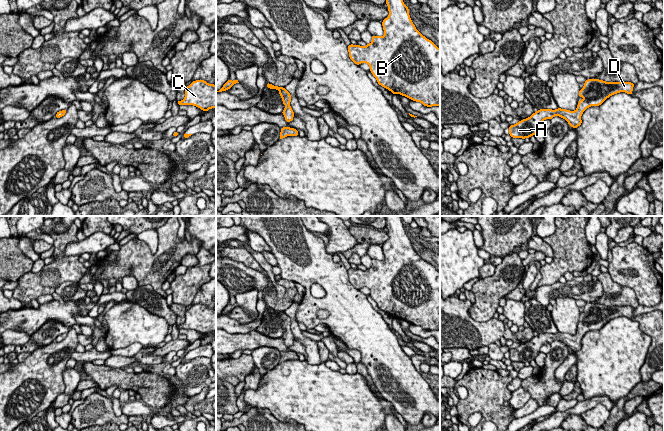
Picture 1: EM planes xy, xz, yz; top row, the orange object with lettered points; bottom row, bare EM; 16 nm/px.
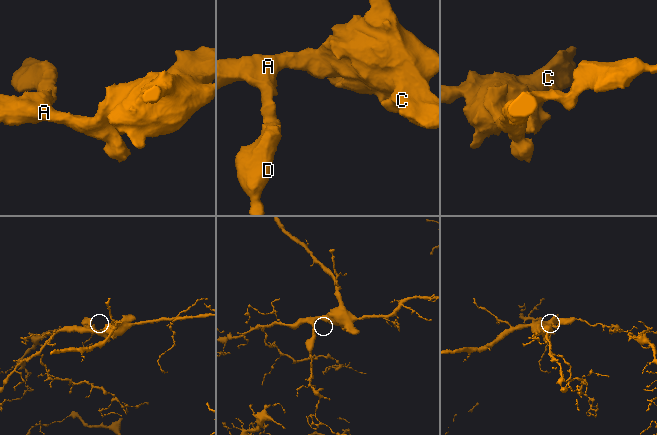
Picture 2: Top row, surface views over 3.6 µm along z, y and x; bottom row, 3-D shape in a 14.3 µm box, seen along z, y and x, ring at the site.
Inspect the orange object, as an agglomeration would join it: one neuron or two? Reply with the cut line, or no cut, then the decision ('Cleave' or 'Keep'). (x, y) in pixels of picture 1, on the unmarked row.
No split. Keep

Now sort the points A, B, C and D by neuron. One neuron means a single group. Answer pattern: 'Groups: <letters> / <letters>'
Groups: A B C D

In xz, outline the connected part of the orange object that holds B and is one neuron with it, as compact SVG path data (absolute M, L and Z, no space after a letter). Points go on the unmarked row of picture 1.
M401 216L384 217L390 237L382 245L385 259L372 260L372 266L365 271L348 269L349 281L356 289L367 287L378 308L393 318L401 318L427 331L440 330L440 273L416 253Z

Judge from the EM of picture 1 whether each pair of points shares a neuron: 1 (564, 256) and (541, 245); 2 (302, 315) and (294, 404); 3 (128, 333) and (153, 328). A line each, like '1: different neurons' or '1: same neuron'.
1: different neurons
2: different neurons
3: same neuron

